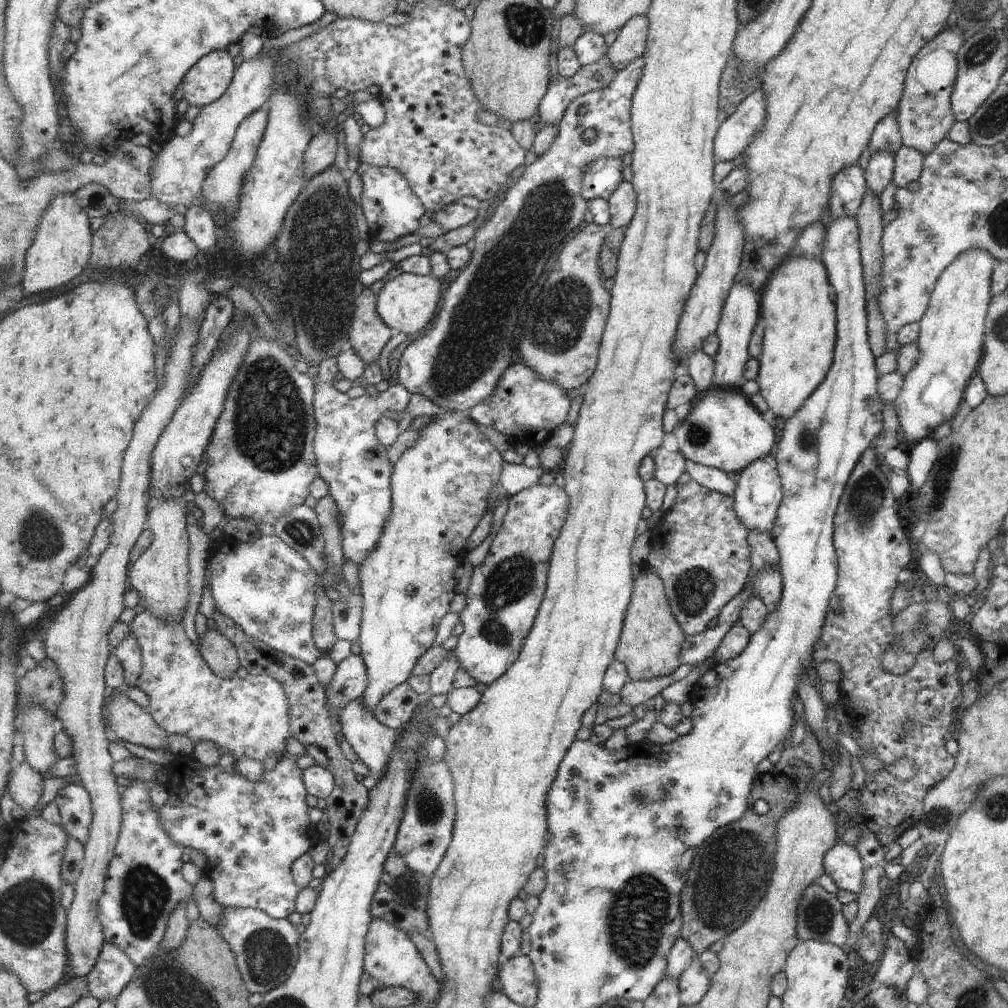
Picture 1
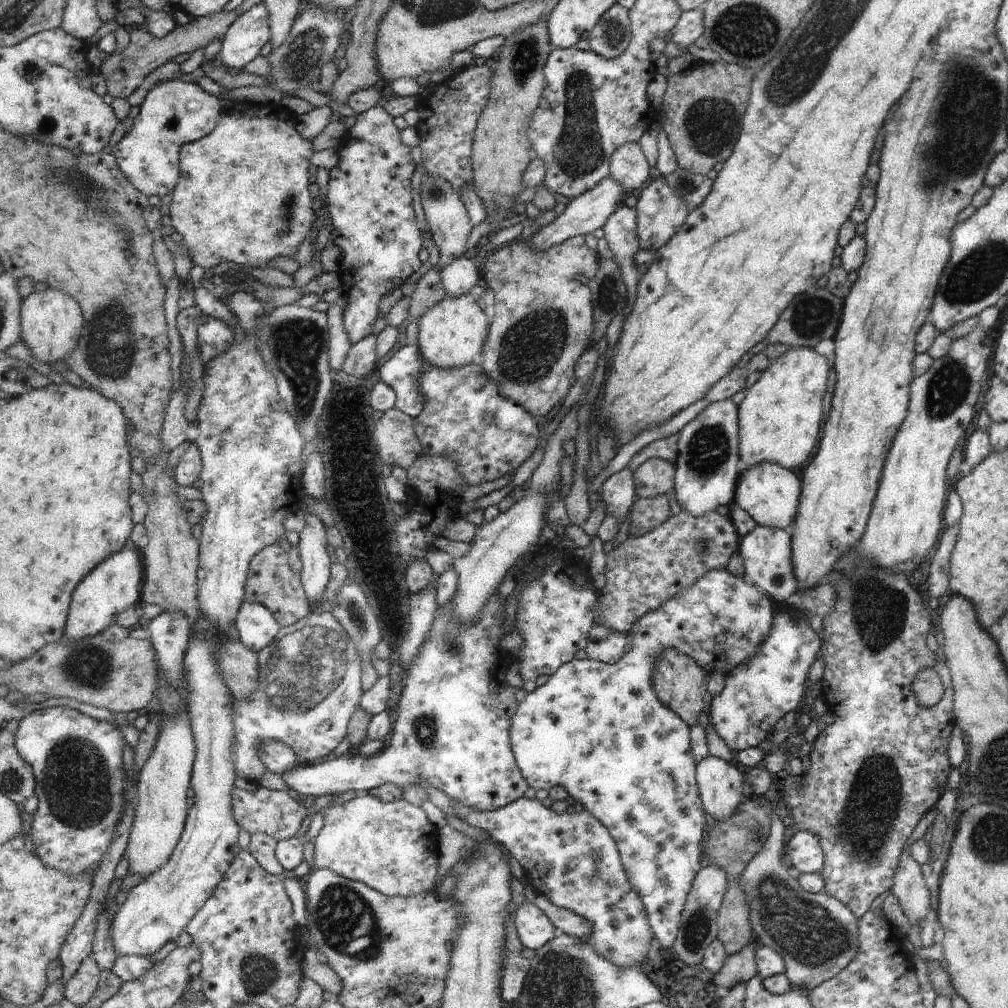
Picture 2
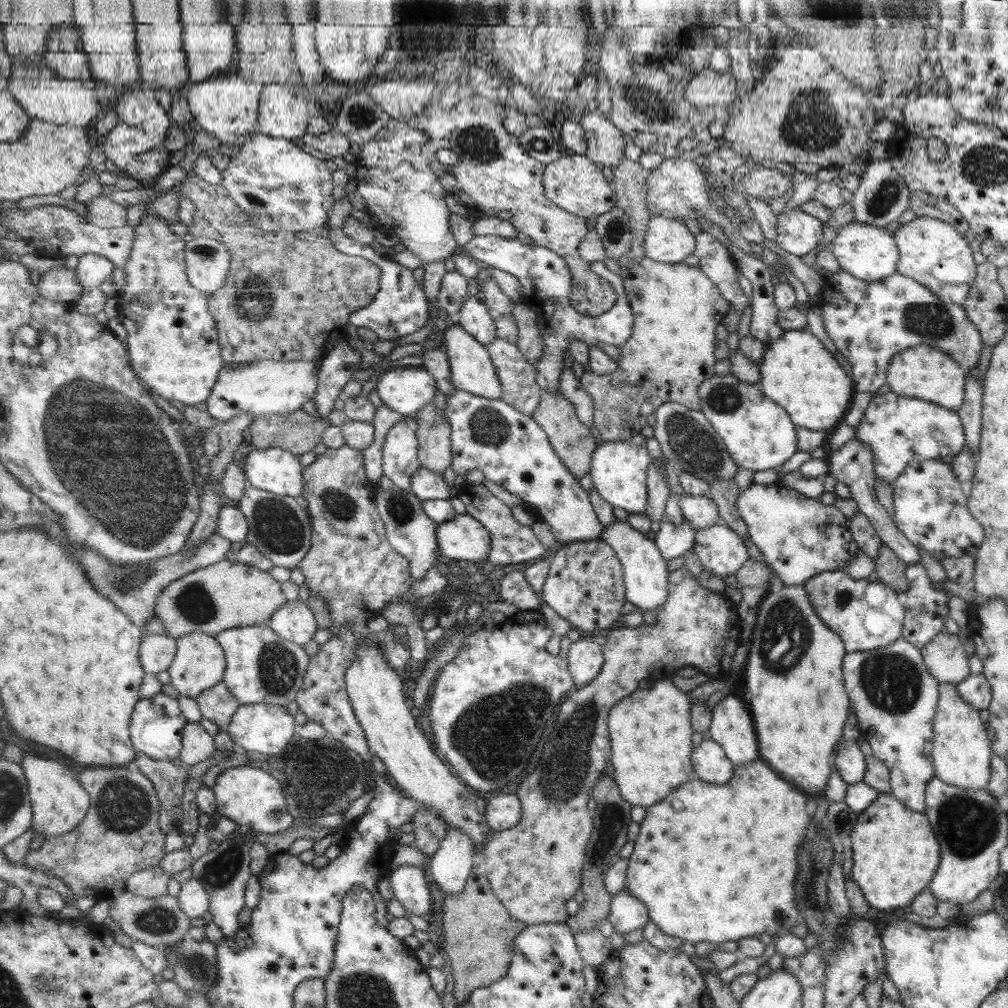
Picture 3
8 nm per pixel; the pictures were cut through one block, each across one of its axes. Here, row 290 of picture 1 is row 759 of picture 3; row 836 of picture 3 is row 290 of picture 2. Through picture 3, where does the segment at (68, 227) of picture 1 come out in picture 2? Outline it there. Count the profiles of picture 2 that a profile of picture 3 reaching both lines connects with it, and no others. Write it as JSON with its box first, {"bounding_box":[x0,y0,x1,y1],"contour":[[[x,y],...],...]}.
{"bounding_box":[22,288,85,362],"contour":[[[53,288],[33,292],[25,298],[22,306],[22,342],[30,349],[32,357],[39,362],[61,362],[79,346],[85,328],[82,306],[70,296]]]}

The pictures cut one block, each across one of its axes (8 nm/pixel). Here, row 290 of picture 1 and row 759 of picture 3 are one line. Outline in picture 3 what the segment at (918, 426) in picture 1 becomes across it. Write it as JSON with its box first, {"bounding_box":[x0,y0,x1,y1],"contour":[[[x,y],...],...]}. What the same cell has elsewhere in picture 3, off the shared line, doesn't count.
{"bounding_box":[932,683,992,790],"contour":[[[938,683],[938,699],[932,720],[932,765],[934,777],[959,788],[981,790],[990,777],[992,755],[986,729],[983,727],[978,710],[963,702],[955,690],[955,683]]]}

